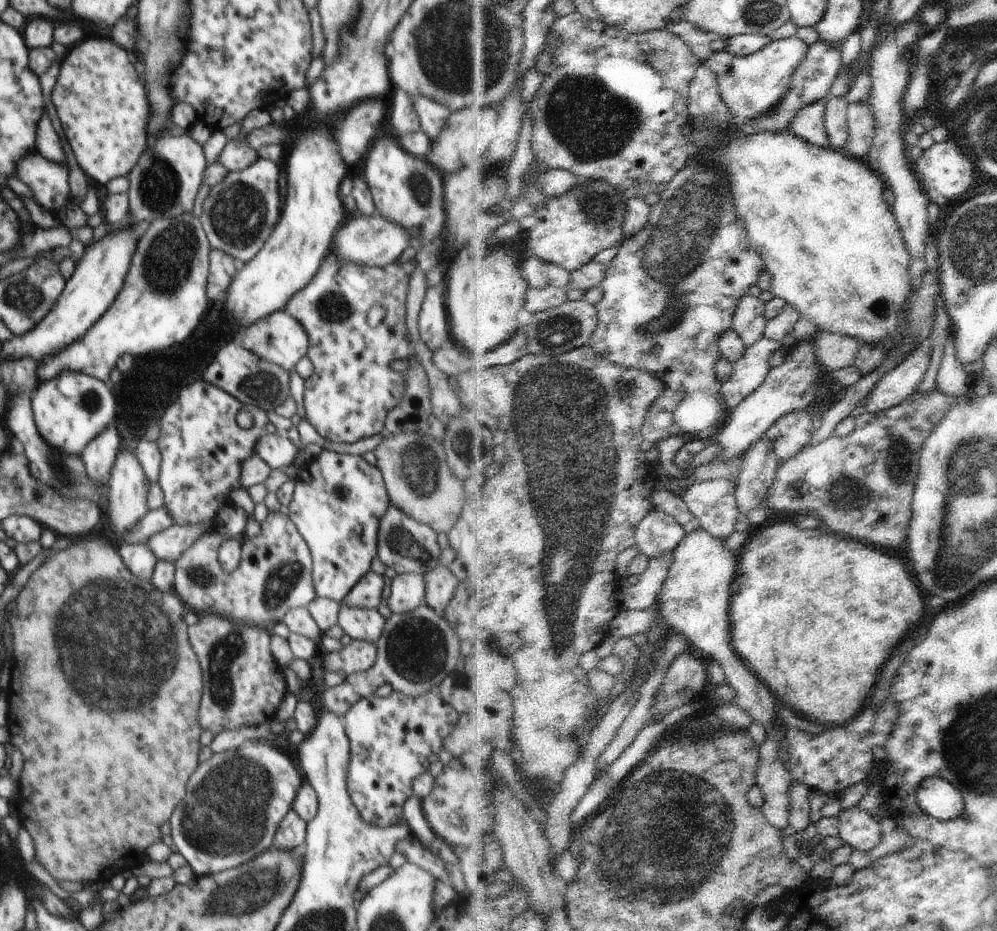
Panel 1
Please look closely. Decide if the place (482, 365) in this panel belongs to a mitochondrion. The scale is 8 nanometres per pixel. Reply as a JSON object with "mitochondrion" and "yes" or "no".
{"mitochondrion":"no"}

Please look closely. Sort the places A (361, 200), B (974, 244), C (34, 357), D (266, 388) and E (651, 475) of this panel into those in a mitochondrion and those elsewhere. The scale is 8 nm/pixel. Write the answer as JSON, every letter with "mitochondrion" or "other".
{"A":"other","B":"mitochondrion","C":"other","D":"mitochondrion","E":"other"}

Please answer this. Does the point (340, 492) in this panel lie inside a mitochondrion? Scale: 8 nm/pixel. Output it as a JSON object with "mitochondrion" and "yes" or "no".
{"mitochondrion":"no"}

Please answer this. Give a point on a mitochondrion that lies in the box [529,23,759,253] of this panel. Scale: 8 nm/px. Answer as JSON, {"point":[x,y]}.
{"point":[586,118]}

